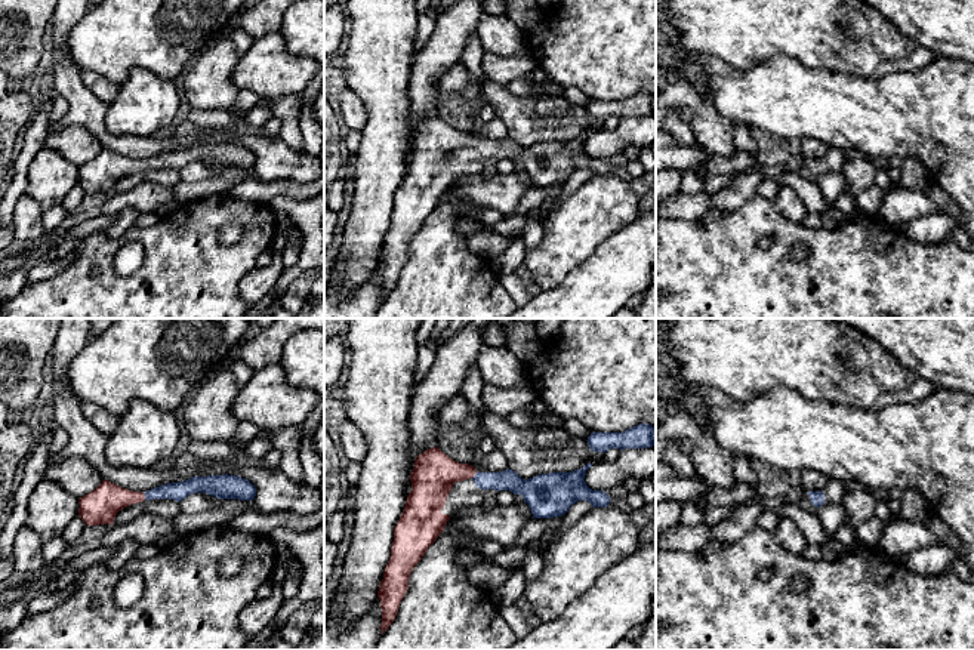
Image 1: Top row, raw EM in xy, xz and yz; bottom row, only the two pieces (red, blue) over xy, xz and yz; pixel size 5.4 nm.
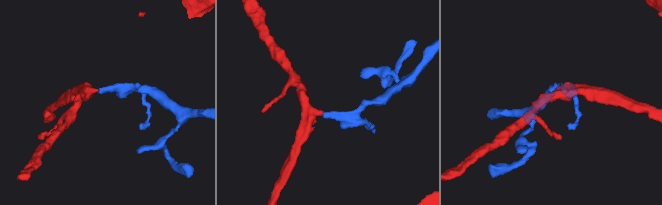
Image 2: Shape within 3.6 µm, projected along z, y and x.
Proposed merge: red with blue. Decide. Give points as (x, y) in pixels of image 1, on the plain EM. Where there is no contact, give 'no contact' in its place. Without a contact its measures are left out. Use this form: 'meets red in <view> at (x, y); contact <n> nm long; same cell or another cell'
meets red in xy at (144, 165); contact 40 nm long; same cell

